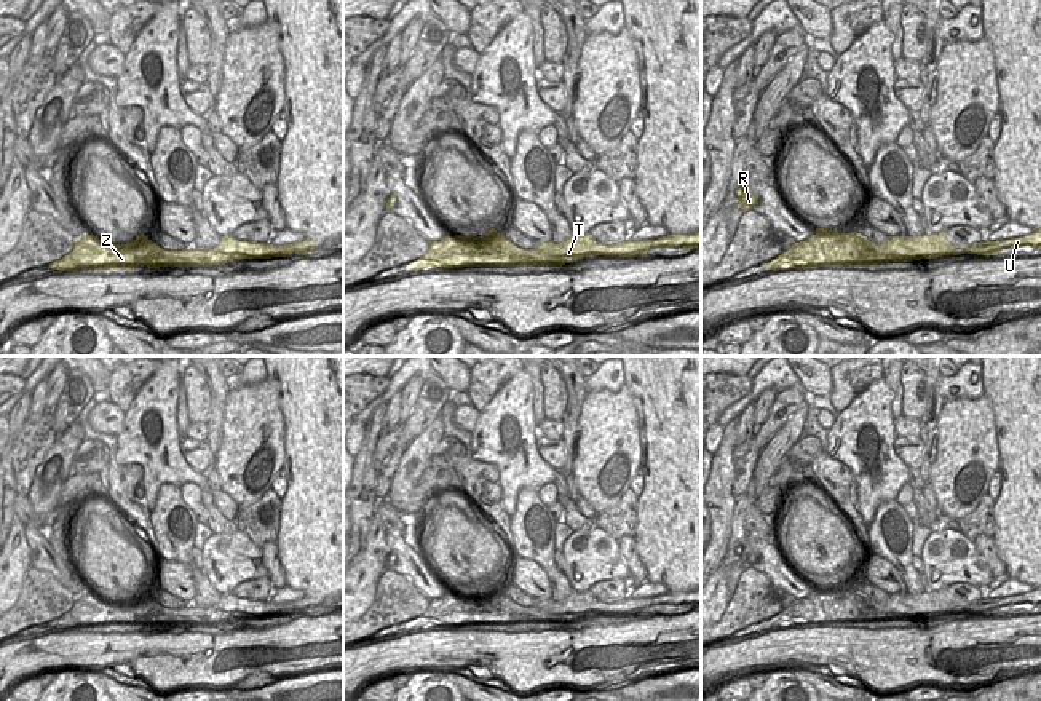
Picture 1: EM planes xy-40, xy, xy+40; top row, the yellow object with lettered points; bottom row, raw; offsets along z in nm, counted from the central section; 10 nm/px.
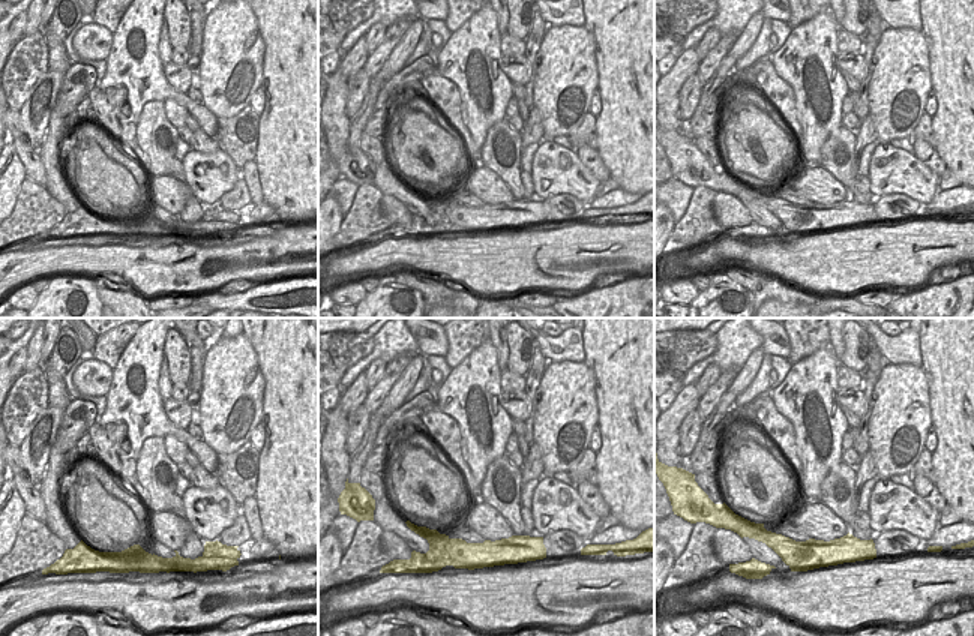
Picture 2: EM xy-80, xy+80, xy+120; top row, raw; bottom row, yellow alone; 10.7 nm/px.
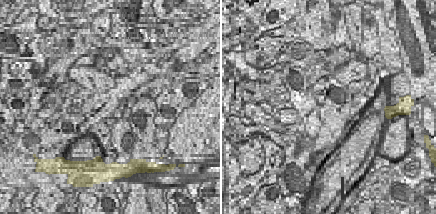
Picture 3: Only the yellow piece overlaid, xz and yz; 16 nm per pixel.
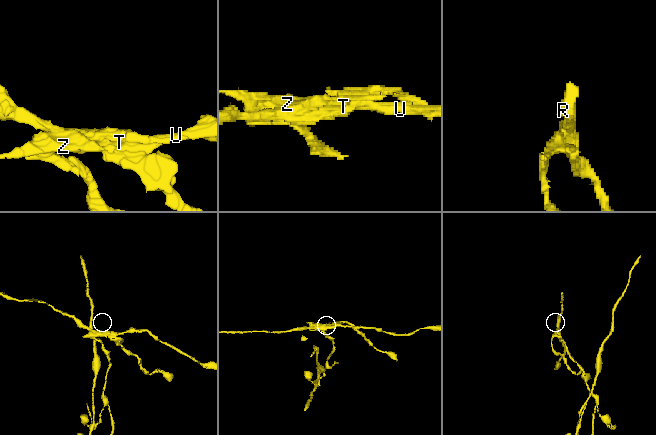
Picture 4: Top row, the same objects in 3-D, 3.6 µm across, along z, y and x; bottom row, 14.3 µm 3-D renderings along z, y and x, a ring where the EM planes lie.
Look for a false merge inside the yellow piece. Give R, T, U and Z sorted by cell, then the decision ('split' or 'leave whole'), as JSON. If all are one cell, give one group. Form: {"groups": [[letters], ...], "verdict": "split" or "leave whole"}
{"groups": [["R", "T", "U"], ["Z"]], "verdict": "split"}

